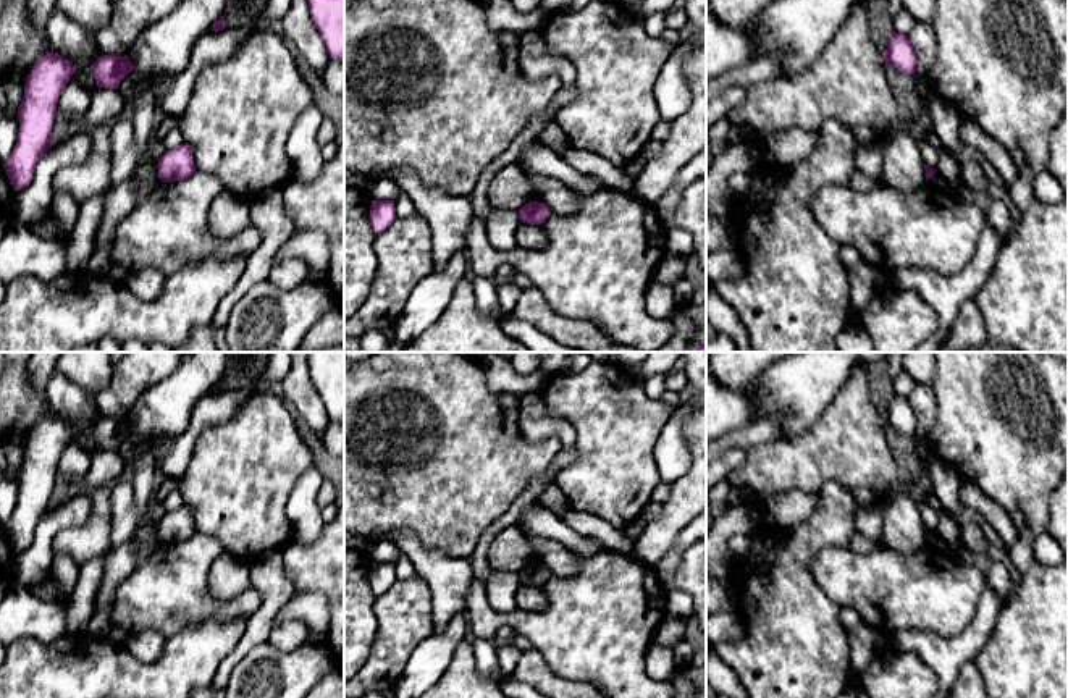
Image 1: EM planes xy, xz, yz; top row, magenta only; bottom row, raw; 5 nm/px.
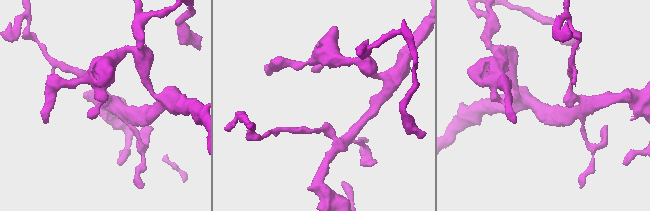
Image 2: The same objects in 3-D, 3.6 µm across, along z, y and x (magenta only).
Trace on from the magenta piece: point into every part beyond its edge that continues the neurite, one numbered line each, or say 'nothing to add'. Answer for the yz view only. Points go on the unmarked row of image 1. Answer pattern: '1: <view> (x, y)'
nothing to add

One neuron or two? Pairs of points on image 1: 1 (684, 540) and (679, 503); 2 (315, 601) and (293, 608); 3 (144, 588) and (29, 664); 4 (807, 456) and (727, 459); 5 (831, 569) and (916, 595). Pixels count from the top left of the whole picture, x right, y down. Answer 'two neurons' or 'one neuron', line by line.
1: two neurons
2: one neuron
3: two neurons
4: two neurons
5: one neuron

